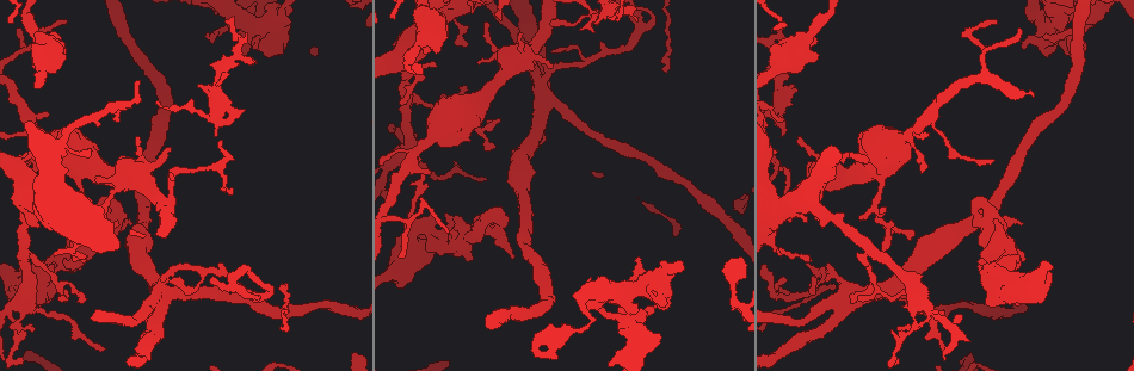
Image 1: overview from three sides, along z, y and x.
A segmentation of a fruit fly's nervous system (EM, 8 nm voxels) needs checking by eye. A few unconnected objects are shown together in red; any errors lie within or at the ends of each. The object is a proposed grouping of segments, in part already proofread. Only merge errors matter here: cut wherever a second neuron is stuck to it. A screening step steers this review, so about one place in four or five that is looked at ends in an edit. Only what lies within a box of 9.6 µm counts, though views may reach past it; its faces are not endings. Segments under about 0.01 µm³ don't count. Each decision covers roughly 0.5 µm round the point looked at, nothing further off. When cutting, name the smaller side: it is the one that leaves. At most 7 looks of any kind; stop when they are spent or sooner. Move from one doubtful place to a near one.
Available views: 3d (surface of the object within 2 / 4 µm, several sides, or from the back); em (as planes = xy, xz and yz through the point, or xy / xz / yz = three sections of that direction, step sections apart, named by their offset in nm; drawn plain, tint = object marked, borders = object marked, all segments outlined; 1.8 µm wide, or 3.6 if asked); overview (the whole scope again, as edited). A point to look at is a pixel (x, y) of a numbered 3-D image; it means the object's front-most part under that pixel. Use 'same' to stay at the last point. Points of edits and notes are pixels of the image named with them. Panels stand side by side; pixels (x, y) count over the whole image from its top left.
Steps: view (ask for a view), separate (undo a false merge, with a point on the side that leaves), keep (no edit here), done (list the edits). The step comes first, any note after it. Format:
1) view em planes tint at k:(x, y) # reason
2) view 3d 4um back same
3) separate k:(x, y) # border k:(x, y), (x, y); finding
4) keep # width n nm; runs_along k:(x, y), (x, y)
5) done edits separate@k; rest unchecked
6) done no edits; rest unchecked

view em planes plain at 1:(59, 265) # abrupt turn

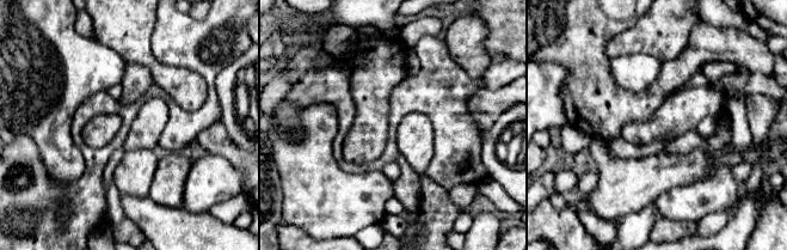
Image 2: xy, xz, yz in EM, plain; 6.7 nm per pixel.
view em planes tint same

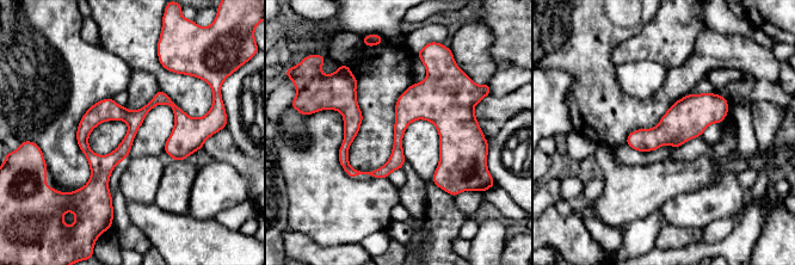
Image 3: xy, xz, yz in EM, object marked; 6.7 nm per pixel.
keep # continuous, no second neuron

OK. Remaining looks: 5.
view 3d 2um at 1:(113, 203)

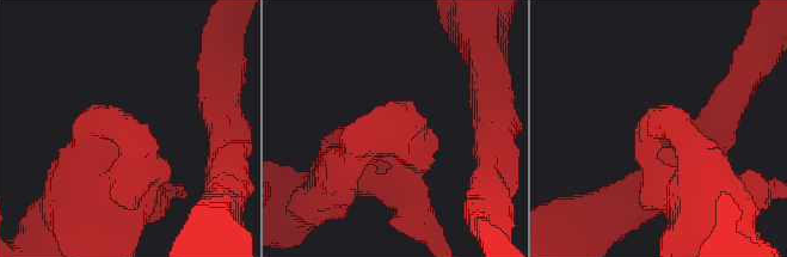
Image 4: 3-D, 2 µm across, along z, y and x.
view em planes tint at 4:(117, 125)

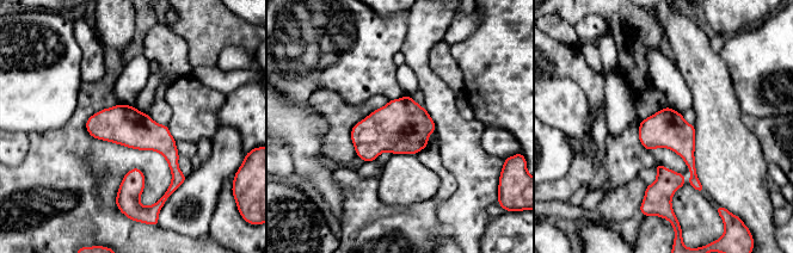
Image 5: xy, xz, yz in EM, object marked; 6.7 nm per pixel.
keep # runs_along 5:(88, 123), (151, 135), (178, 181); one neuron here

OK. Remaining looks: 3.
view em planes tint at 1:(547, 96) # abrupt turn

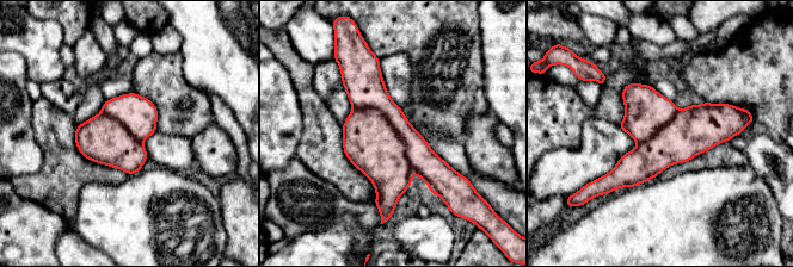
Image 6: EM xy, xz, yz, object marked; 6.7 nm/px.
keep # width 380 nm; continuous, no second neuron

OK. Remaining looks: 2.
done no edits; rest unchecked

